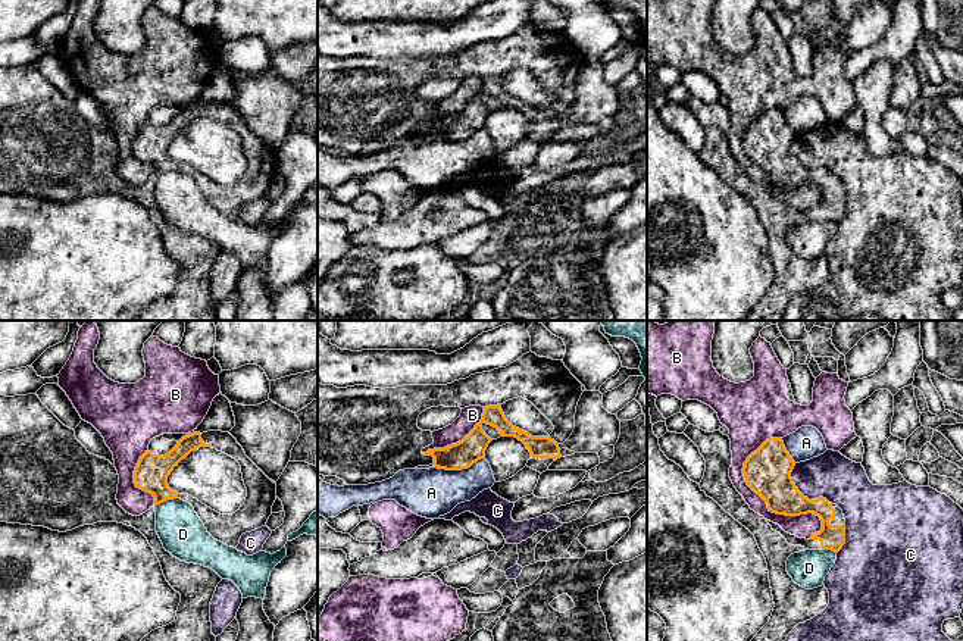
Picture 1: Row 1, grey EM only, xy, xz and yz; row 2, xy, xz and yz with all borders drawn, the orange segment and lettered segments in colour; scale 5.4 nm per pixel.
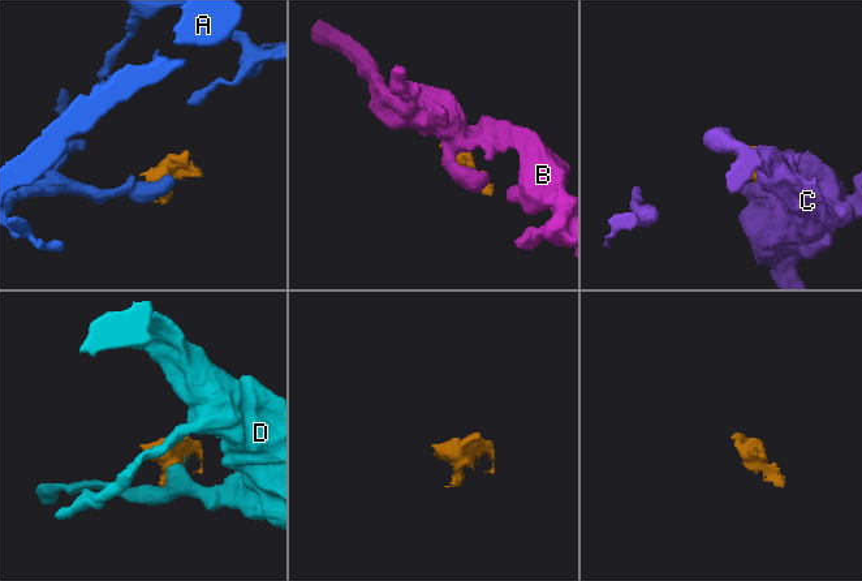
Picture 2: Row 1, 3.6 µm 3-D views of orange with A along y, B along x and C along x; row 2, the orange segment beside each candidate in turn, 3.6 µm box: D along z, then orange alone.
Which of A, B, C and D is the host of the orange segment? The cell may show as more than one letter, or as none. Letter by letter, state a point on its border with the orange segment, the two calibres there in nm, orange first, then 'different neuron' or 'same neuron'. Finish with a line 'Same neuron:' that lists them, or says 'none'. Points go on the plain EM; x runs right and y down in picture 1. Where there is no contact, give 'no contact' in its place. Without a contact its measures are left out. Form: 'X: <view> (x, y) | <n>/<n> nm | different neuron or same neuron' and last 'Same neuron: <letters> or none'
A: xz (459, 140) | 150/280 nm | different neuron
B: yz (766, 174) | 260/130 nm | different neuron
C: yz (800, 163) | 260/260 nm | different neuron
D: xy (165, 171) | 190/240 nm | different neuron
Same neuron: none

